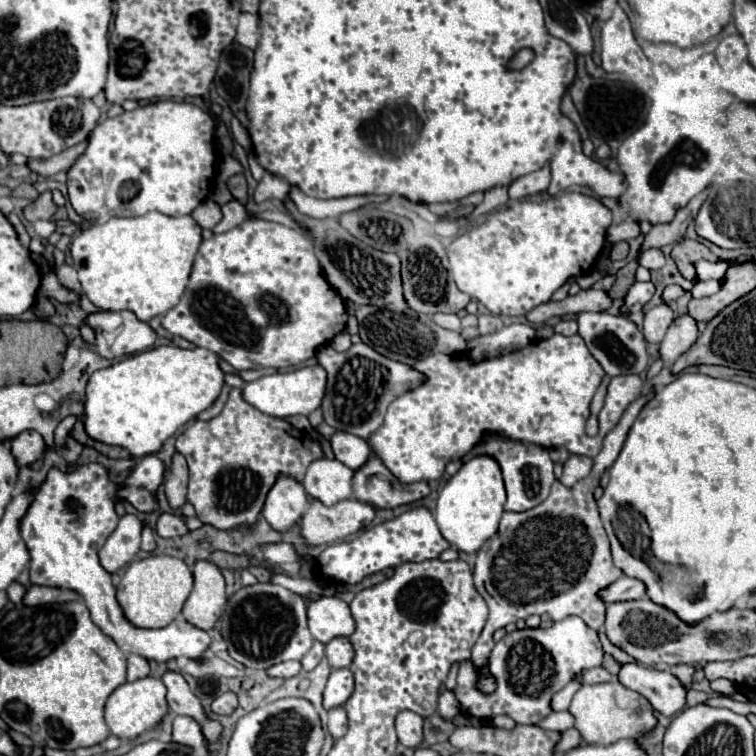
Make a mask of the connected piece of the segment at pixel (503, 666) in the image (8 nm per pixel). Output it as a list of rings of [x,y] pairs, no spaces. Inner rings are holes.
[[[567,616],[565,620],[553,622],[549,628],[515,630],[495,644],[495,648],[489,656],[489,672],[497,680],[497,690],[493,694],[483,694],[475,688],[477,672],[475,672],[471,660],[467,660],[467,664],[461,664],[459,674],[457,674],[455,698],[459,700],[461,708],[475,718],[493,718],[493,716],[505,714],[505,716],[511,716],[517,724],[537,724],[545,716],[551,714],[551,706],[549,706],[551,696],[555,692],[559,692],[563,686],[567,686],[573,678],[577,678],[579,672],[583,672],[587,668],[601,666],[601,660],[603,660],[603,648],[601,648],[597,632],[593,628],[589,628],[579,616]]]

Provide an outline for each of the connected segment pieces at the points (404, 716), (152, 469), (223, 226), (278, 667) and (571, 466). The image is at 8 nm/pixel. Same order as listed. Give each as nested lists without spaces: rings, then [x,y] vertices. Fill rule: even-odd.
[[[399,712],[397,720],[395,720],[395,728],[397,728],[397,738],[403,746],[407,748],[417,748],[423,740],[423,718],[415,712]]]
[[[157,456],[141,458],[121,484],[111,482],[107,468],[95,462],[83,464],[73,472],[61,472],[59,468],[51,468],[45,482],[39,488],[31,488],[35,498],[21,518],[19,530],[31,554],[31,582],[77,590],[87,602],[93,622],[107,636],[111,636],[123,652],[139,654],[155,662],[169,662],[179,656],[201,660],[211,644],[211,638],[205,630],[193,626],[181,614],[169,626],[159,630],[145,630],[129,624],[125,616],[117,614],[115,586],[111,582],[111,574],[99,564],[99,550],[117,528],[115,502],[127,500],[137,510],[157,512],[159,502],[155,498],[155,492],[163,482],[165,464]]]
[[[235,198],[229,200],[227,204],[223,204],[223,206],[221,206],[221,212],[223,212],[223,218],[221,218],[221,222],[213,228],[215,234],[227,232],[227,230],[239,226],[239,224],[247,218],[247,208],[245,208],[239,200],[235,200]]]
[[[297,660],[287,664],[275,664],[275,668],[267,670],[269,676],[279,676],[279,678],[291,678],[291,676],[297,676],[299,672],[301,672],[301,662]]]
[[[569,456],[569,460],[563,464],[563,476],[561,482],[565,486],[573,486],[581,478],[585,478],[593,468],[593,460],[587,456]]]

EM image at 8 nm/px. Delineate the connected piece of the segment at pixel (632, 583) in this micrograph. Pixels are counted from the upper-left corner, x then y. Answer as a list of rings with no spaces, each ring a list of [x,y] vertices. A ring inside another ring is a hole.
[[[621,576],[613,584],[599,590],[599,598],[605,604],[621,602],[621,600],[639,600],[643,596],[645,596],[645,584],[641,580],[635,580],[629,576]]]

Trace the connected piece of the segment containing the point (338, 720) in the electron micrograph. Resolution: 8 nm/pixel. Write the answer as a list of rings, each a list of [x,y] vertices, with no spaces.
[[[343,708],[329,710],[329,732],[335,740],[339,740],[347,732],[347,714]]]

